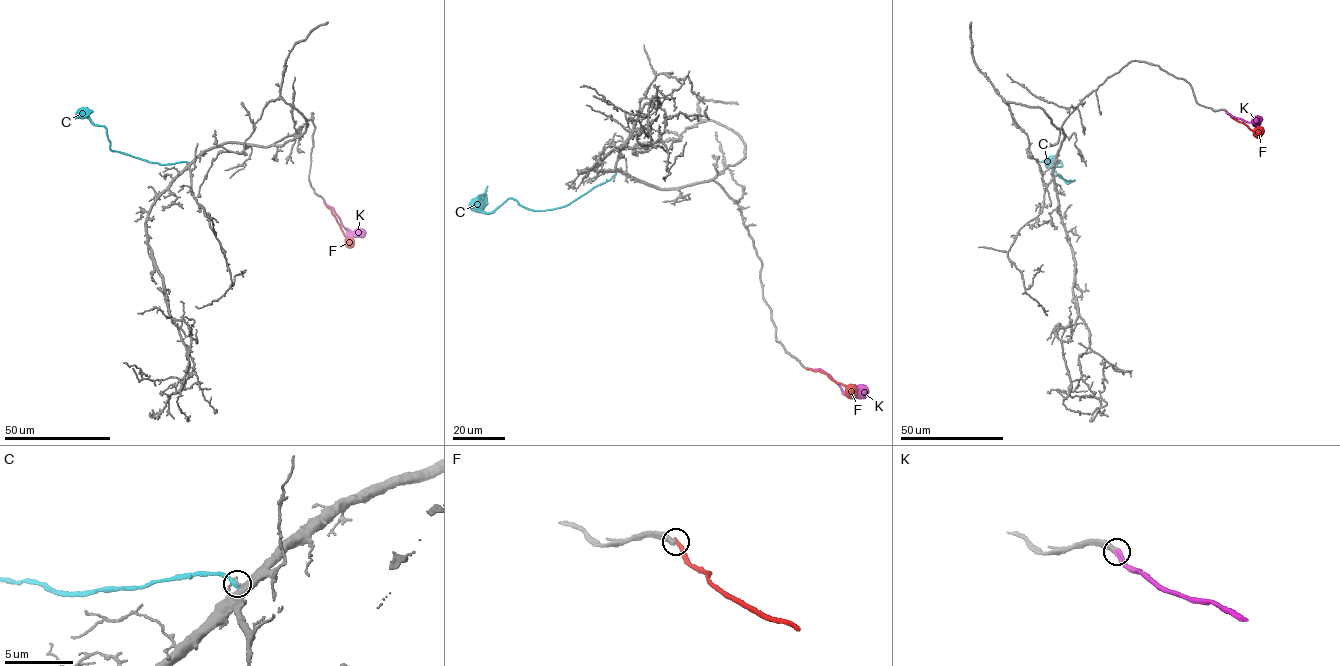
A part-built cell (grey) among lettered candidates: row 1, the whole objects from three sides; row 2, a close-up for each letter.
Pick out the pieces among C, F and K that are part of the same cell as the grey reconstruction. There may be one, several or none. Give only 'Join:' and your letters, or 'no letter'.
Join: K

